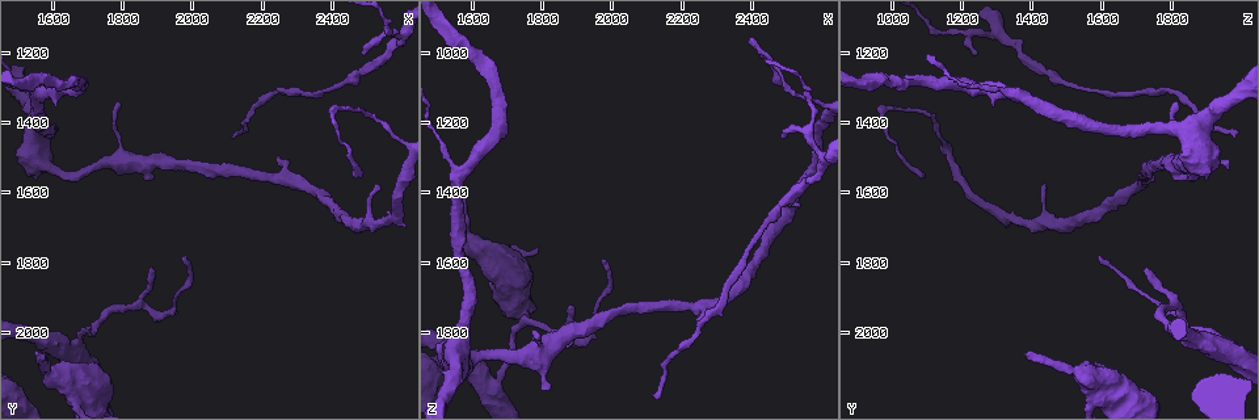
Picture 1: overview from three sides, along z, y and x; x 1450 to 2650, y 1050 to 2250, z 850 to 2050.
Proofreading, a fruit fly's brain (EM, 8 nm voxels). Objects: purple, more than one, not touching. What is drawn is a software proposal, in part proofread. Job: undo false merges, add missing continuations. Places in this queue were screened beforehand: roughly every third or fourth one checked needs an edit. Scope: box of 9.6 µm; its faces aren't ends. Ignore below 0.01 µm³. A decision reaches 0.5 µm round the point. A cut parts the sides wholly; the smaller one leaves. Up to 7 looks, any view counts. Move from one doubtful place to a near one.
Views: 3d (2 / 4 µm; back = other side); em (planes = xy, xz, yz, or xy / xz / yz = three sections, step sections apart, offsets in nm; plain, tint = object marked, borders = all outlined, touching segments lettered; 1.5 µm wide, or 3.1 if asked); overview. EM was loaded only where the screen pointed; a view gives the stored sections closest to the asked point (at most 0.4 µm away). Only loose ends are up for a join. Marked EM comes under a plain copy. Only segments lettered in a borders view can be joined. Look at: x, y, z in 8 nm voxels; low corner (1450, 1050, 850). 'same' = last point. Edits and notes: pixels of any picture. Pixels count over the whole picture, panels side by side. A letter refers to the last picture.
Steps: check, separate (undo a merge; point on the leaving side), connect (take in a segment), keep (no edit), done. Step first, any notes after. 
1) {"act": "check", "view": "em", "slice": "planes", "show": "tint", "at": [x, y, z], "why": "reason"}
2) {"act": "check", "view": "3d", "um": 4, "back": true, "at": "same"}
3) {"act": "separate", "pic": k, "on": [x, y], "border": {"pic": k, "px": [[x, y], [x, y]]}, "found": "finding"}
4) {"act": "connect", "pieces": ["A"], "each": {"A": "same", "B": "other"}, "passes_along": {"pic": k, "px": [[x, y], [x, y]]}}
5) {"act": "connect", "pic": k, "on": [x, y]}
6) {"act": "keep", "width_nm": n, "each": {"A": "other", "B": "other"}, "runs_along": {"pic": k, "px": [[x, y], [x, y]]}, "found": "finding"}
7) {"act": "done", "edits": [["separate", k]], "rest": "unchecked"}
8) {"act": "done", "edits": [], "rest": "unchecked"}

{"act": "check", "view": "3d", "um": 2, "at": [2490, 1200, 1230], "why": "free end"}

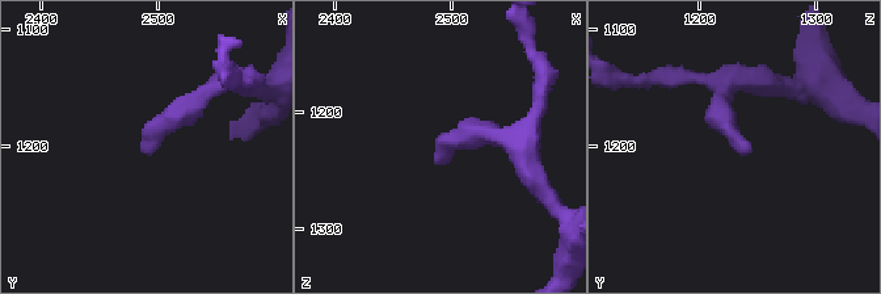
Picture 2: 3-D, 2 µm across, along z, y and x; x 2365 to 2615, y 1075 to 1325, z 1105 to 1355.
{"act": "check", "view": "em", "slice": "xz", "step": 8, "show": "tint", "at": [2492, 1208, 1238]}

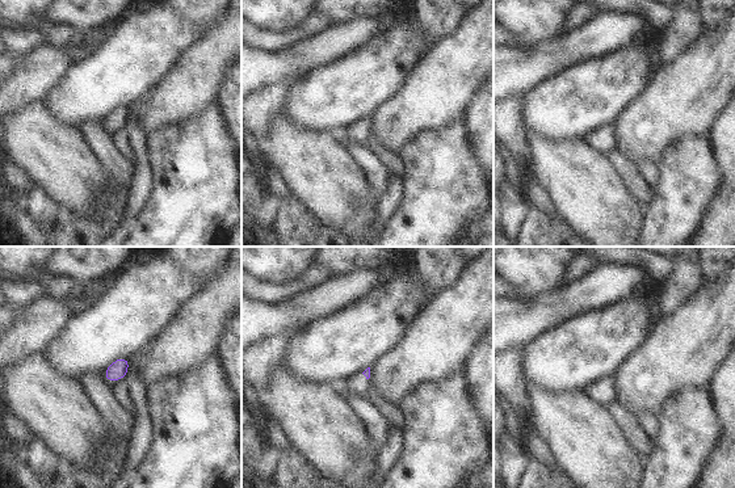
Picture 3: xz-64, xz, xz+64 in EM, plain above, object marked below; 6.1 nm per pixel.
{"act": "check", "view": "em", "slice": "planes", "show": "borders", "at": "same", "why": "cut it another way"}

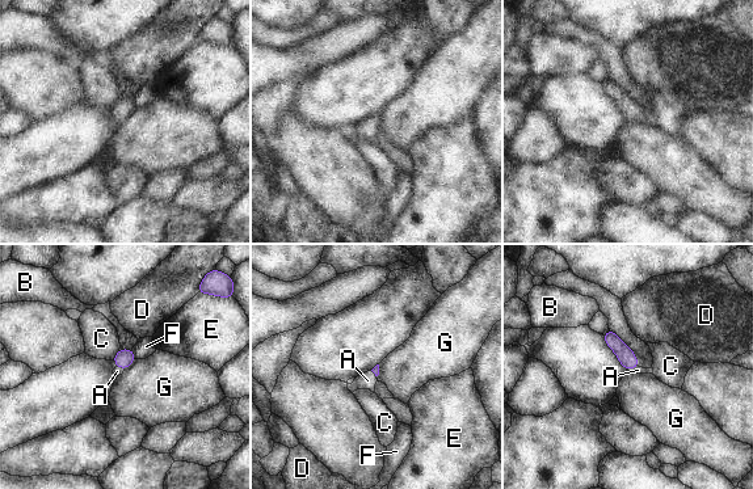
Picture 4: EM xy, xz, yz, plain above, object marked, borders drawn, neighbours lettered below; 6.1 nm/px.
{"act": "connect", "pieces": ["A"], "each": {"A": "same", "B": "other", "C": "other", "D": "other", "E": "other", "F": "other", "G": "other"}, "passes_along": {"pic": 4, "px": [[626, 357], [632, 367], [638, 370]]}, "found": "it goes on there"}

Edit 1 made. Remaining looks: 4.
{"act": "check", "view": "3d", "um": 2, "back": true, "at": [1810, 1530, 1960], "why": "free end"}

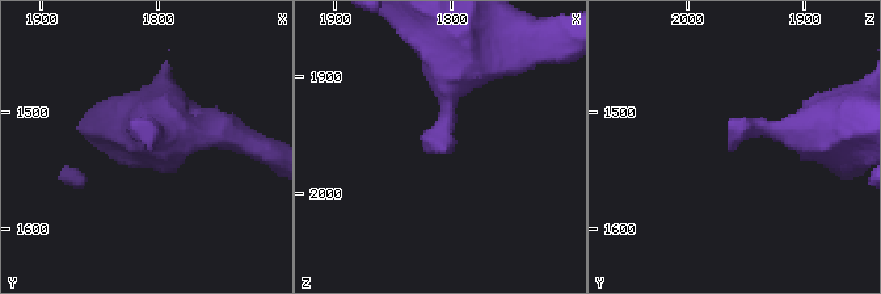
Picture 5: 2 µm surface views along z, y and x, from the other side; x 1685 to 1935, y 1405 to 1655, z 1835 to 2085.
{"act": "check", "view": "em", "slice": "xy", "step": 8, "show": "borders", "at": [1806, 1532, 1962]}

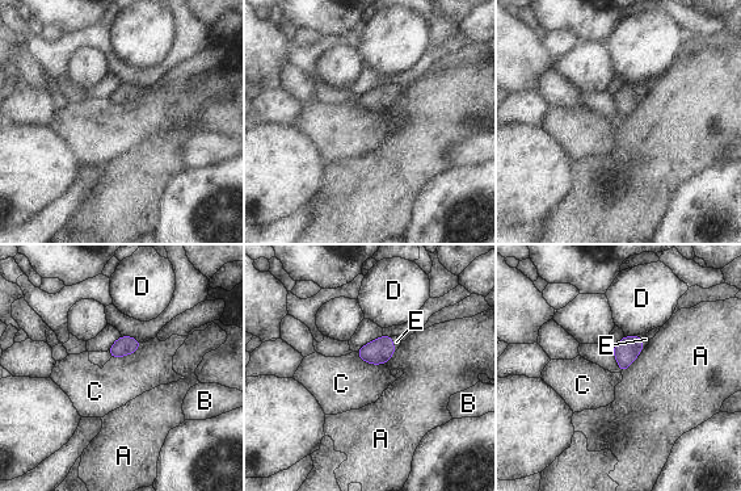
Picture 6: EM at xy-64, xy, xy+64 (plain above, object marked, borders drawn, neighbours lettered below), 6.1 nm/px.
{"act": "check", "view": "em", "slice": "planes", "show": "borders", "at": "same"}

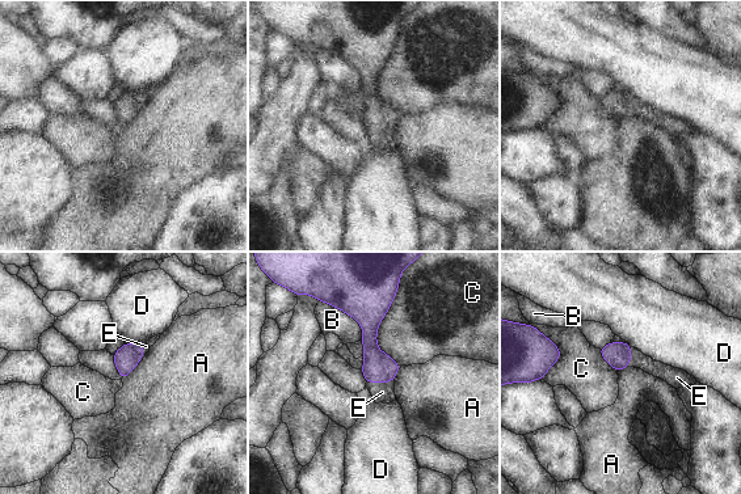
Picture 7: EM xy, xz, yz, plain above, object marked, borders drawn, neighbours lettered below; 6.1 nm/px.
{"act": "connect", "pieces": ["E"], "width_nm": 140, "each": {"A": "other", "B": "other", "C": "other", "D": "other", "E": "same"}, "passes_along": {"pic": 7, "px": [[378, 367], [379, 381], [382, 392]]}, "found": "the neuron continues"}

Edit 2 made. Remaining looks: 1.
{"act": "done", "edits": [["connect", 4], ["connect", 7]], "rest": "unchecked"}

